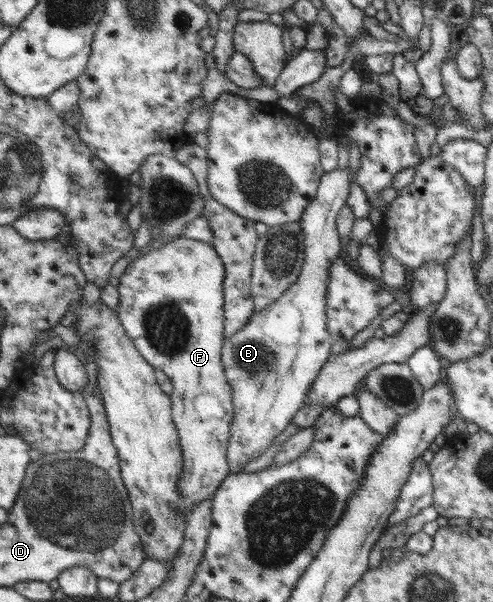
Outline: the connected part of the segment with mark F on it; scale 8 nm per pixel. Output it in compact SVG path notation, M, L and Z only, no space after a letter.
M183 235L159 250L149 250L142 257L135 258L119 279L120 305L116 312L127 336L131 337L143 358L167 374L175 386L175 392L170 396L172 415L185 454L178 490L185 497L182 510L189 514L200 502L214 496L222 481L232 473L228 446L235 418L234 392L227 379L222 356L226 342L225 277L226 268L215 247Z

